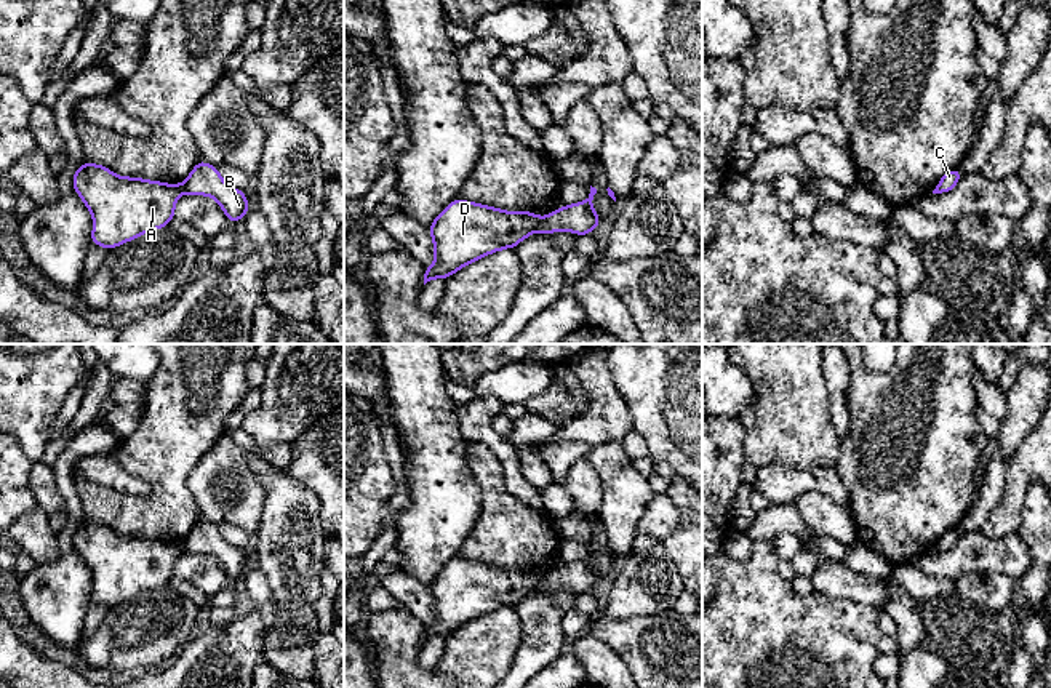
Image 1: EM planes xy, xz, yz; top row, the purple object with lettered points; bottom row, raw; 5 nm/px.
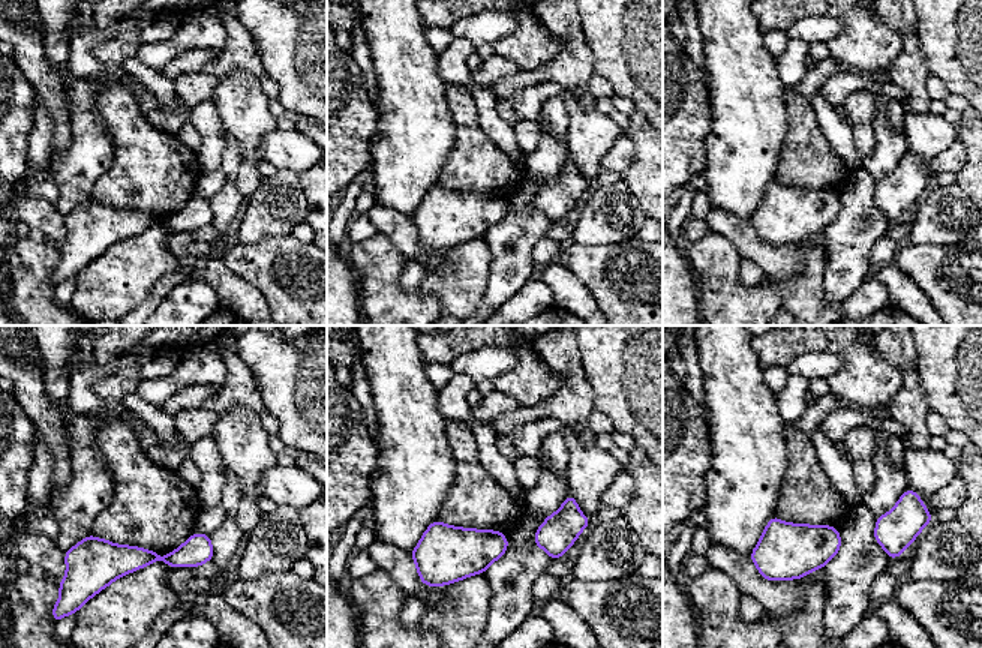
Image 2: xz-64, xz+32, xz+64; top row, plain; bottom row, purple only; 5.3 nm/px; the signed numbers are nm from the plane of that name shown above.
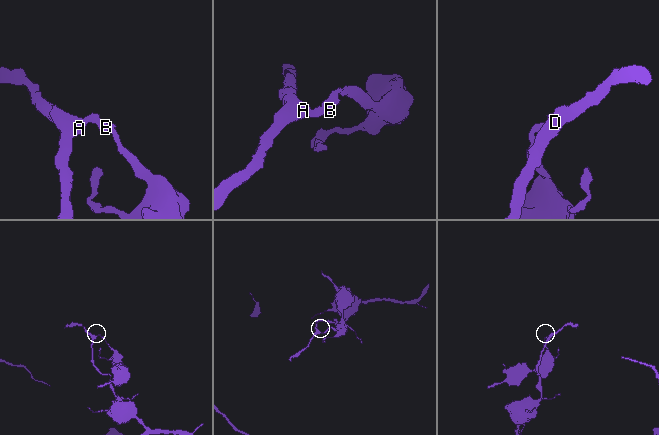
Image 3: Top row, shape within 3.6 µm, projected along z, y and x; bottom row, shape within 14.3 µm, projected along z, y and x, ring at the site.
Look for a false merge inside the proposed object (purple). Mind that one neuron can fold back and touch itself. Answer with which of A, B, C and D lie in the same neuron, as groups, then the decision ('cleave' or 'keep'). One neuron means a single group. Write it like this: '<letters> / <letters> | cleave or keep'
A D / B C | cleave

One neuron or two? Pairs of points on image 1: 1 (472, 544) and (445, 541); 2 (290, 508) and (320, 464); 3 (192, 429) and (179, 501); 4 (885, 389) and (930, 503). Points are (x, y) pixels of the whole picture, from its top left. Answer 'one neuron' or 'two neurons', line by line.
1: two neurons
2: two neurons
3: one neuron
4: one neuron

